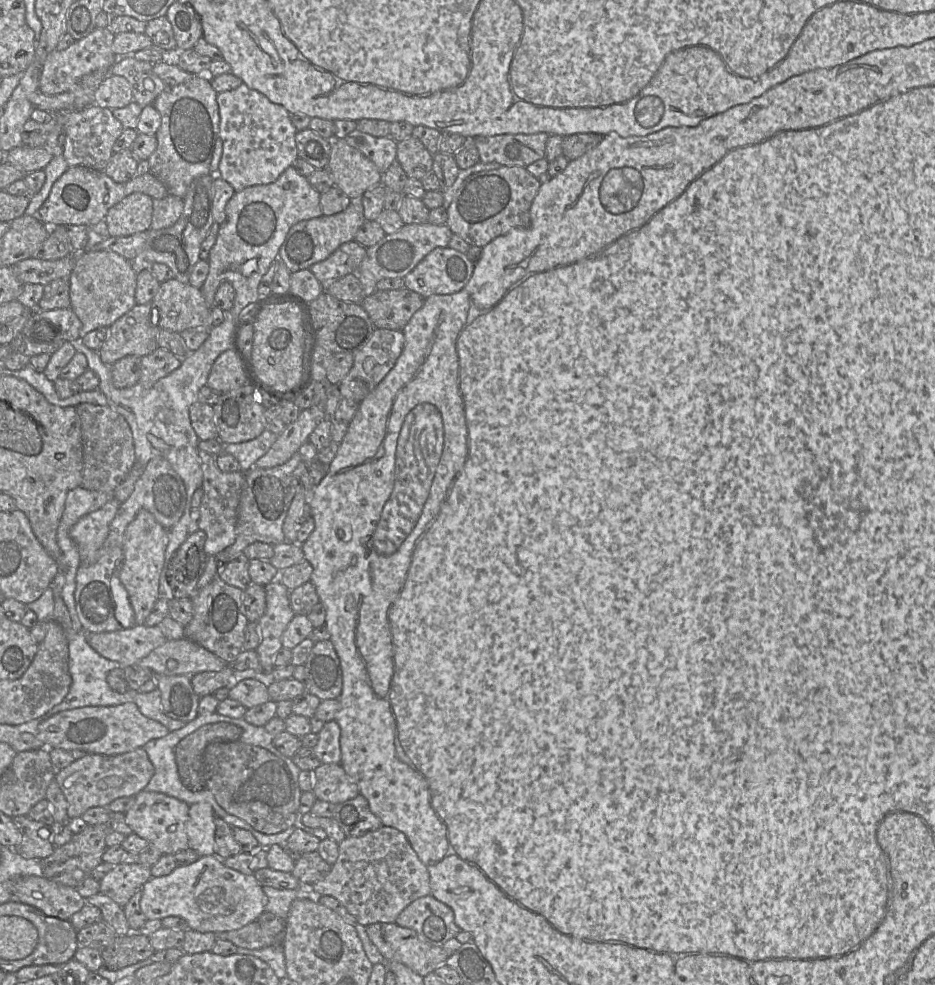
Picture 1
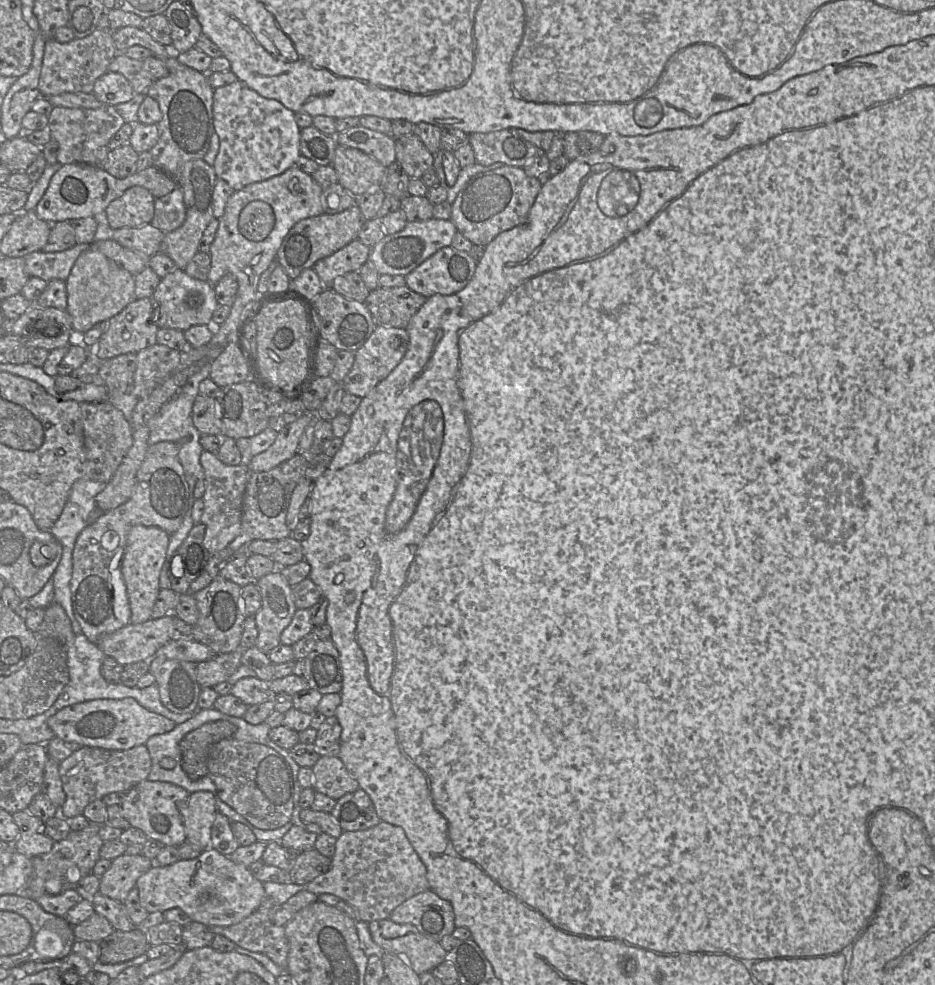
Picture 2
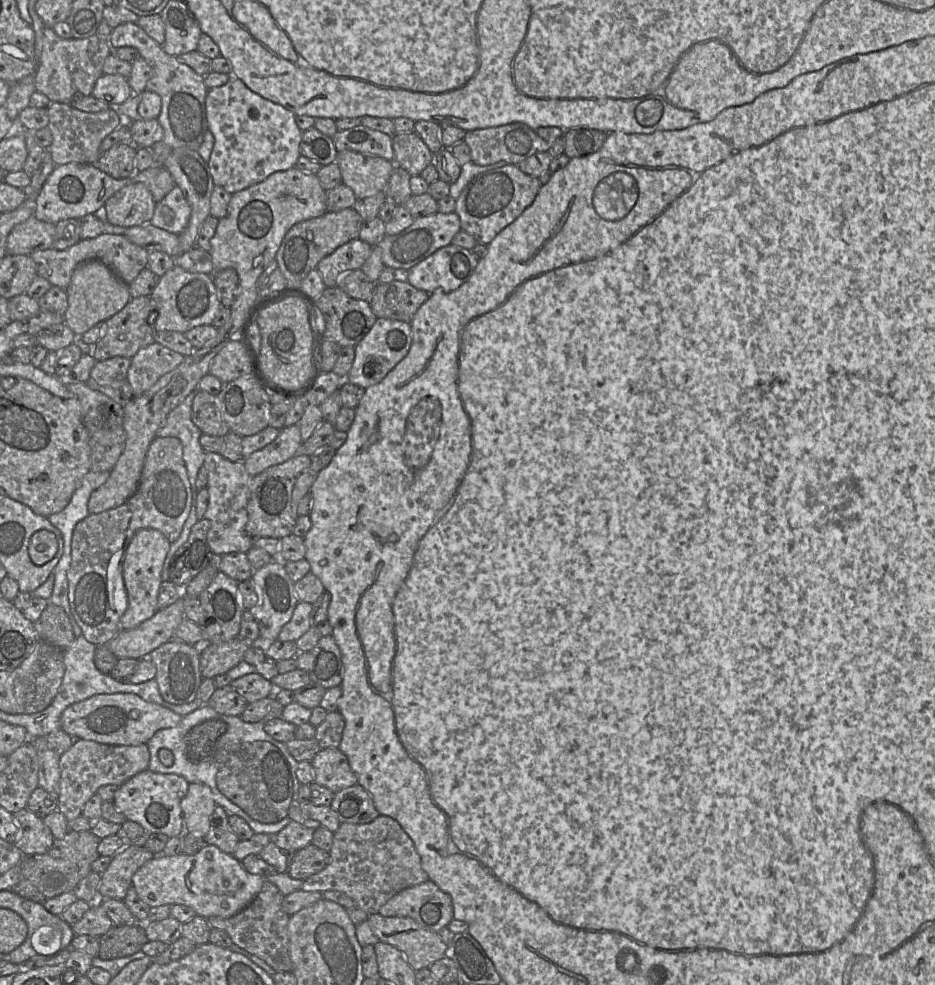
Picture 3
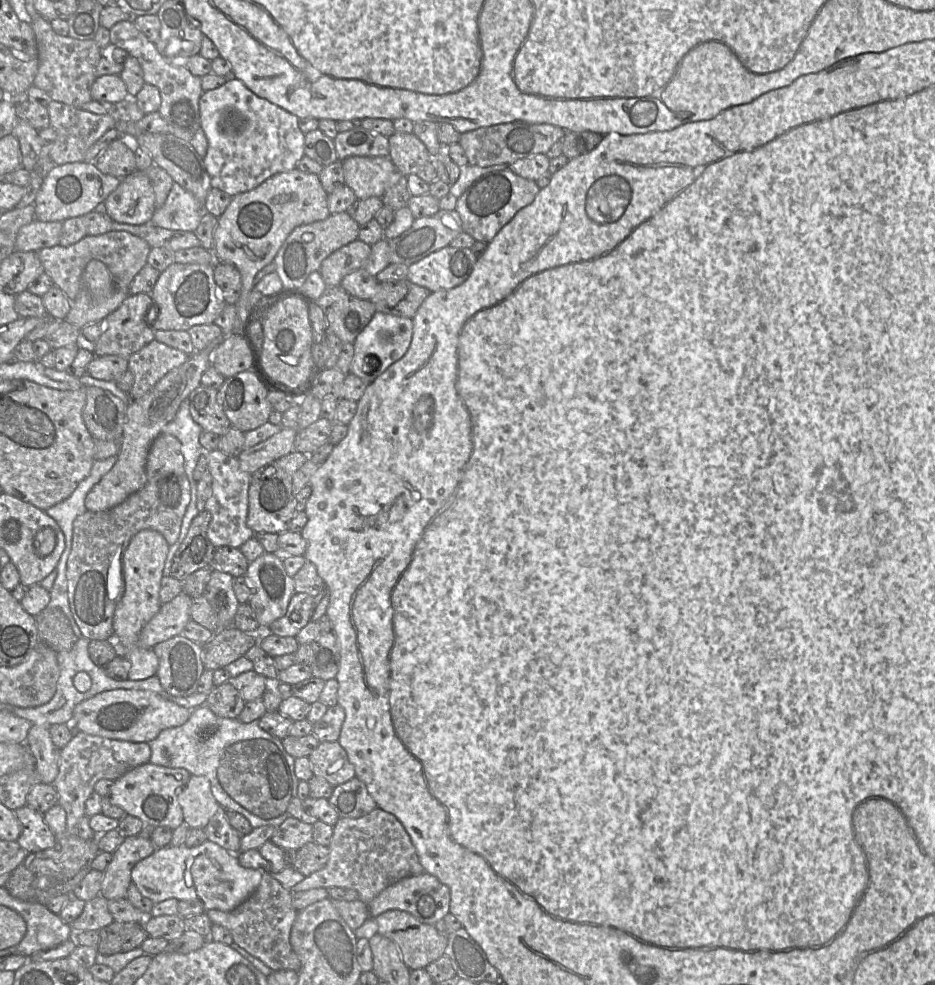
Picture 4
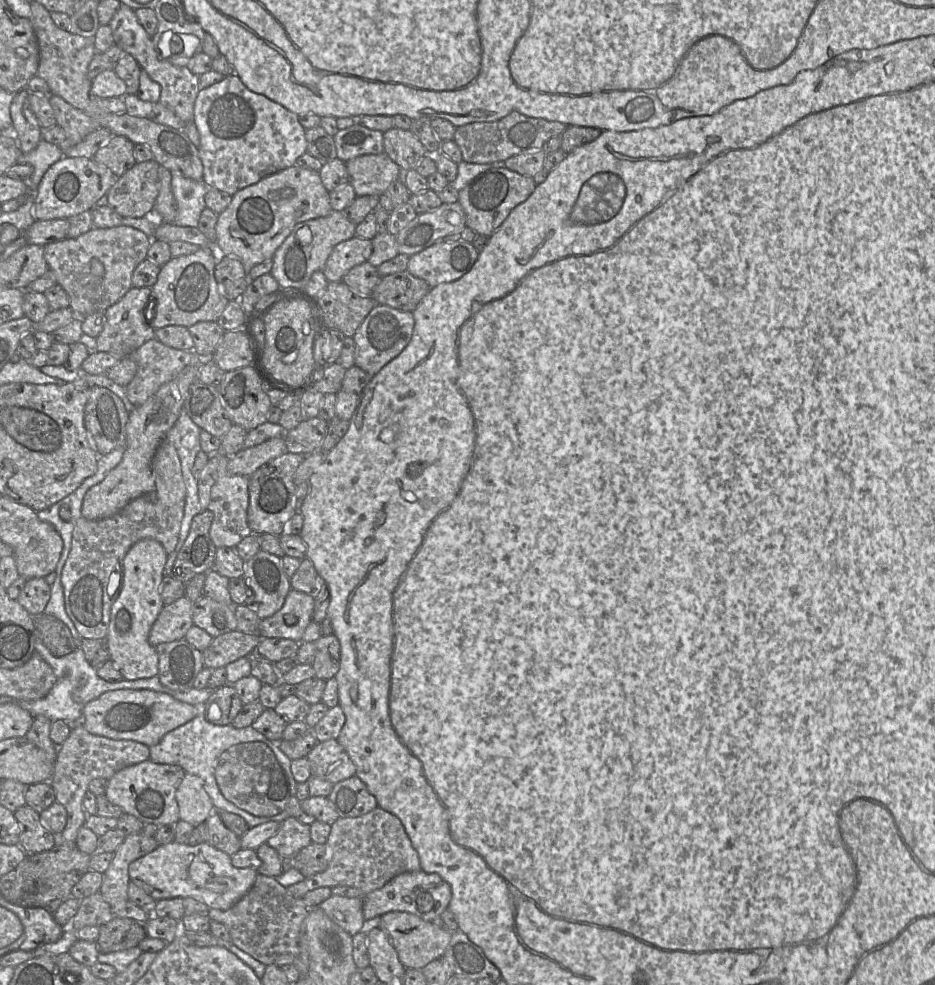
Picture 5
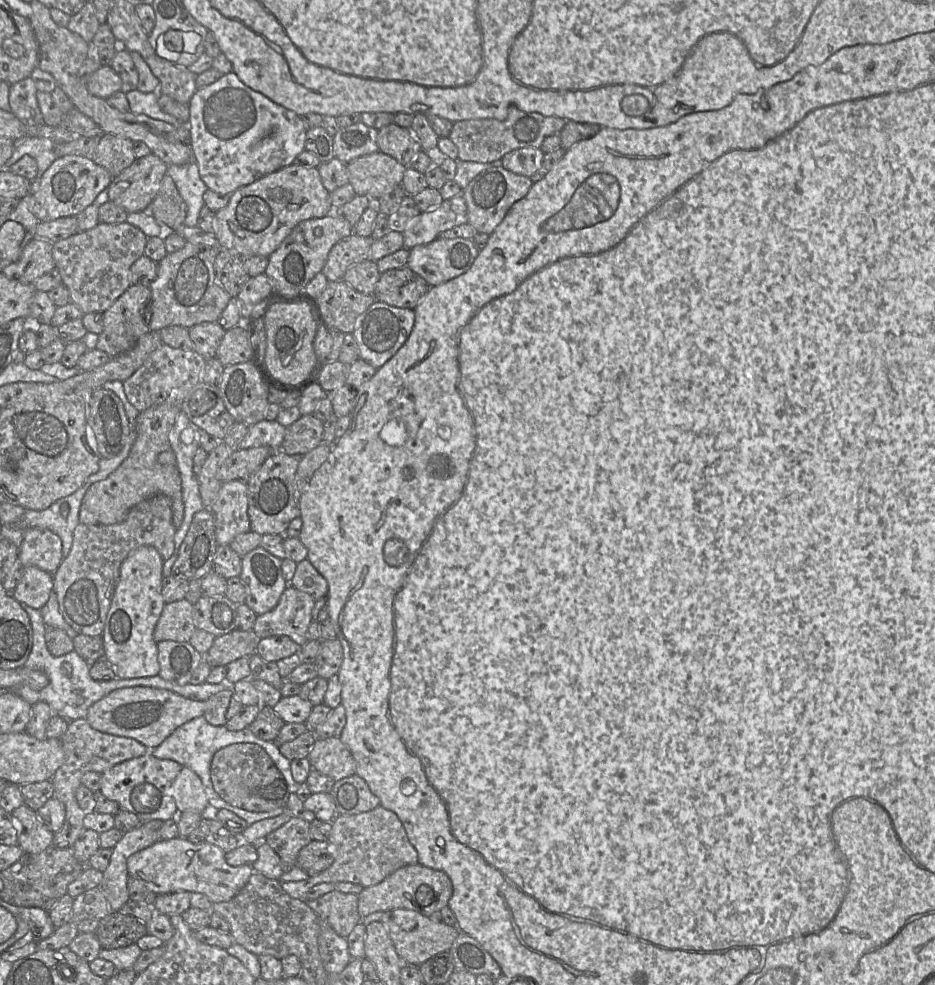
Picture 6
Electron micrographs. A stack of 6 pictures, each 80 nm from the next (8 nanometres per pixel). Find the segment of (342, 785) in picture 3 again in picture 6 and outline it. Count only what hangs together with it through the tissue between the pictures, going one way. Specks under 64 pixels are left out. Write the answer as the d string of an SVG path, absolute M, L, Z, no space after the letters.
M338 737L317 739L308 759L314 770L335 782L356 774L356 761L349 748Z

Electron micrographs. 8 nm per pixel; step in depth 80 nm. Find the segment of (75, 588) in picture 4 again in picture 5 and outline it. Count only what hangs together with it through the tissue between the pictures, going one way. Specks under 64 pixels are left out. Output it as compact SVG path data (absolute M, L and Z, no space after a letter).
M164 439L152 459L155 489L131 500L115 515L98 520L79 517L74 524L71 548L61 573L64 606L82 639L104 639L108 633L110 612L116 591L120 585L122 561L128 550L138 541L153 539L161 543L169 555L178 542L181 521L184 514L186 487L182 476L180 459L175 446Z

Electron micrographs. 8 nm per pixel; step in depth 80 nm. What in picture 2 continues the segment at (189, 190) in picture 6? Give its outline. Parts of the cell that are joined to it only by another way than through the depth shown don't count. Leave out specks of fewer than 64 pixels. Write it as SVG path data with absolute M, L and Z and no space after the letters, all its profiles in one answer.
M177 186L171 193L155 199L154 216L149 224L167 233L179 228L184 223L185 217L183 192Z

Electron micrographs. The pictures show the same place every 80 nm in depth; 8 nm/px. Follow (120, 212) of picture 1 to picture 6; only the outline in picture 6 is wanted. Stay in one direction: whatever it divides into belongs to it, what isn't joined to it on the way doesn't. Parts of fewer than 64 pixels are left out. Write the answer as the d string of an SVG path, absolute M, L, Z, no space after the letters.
M150 153L136 158L108 186L108 199L127 213L149 211L168 165Z

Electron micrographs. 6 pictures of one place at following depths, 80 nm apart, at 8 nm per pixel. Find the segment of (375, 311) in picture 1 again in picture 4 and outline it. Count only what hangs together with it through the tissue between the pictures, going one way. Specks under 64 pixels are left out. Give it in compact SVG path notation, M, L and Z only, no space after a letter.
M408 278L379 282L370 299L377 311L413 318L430 291Z

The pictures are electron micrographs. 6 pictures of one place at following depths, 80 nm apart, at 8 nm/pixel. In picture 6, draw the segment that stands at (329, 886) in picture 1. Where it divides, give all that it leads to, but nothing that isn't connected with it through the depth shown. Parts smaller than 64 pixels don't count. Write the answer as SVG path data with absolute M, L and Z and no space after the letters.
M381 805L360 814L339 815L332 822L328 843L334 857L332 865L306 880L281 883L289 896L305 900L308 891L320 883L350 882L367 888L380 883L401 867L418 863L417 850L410 843L399 817Z

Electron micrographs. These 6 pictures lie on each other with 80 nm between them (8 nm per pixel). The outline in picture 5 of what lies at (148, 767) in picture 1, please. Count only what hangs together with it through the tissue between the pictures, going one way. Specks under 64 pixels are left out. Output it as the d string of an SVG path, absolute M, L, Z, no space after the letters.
M80 722L73 724L68 738L58 747L54 771L50 779L56 801L67 811L66 825L58 836L59 841L75 843L78 830L86 820L86 813L82 806L83 797L93 779L109 780L118 771L148 760L149 756L150 747L143 743L95 735L88 732Z

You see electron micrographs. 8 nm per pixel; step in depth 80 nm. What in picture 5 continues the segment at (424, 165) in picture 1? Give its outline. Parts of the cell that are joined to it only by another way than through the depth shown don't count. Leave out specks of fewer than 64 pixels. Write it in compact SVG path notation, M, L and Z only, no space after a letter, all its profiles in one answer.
M397 127L383 133L383 147L384 153L398 164L403 172L415 169L427 154L423 144L410 130Z

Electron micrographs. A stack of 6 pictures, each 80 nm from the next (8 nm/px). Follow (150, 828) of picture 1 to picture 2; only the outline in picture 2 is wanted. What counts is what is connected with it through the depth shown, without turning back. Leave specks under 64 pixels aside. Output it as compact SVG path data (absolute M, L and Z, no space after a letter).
M146 779L125 792L120 806L130 826L142 830L149 839L158 840L165 846L180 846L186 841L184 807L189 795L187 790L175 784Z

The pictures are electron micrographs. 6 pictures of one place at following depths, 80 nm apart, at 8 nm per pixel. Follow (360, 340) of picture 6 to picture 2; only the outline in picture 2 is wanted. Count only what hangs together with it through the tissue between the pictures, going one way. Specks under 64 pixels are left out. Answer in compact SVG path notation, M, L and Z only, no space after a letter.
M377 325L364 345L354 352L354 362L341 385L346 393L360 398L366 396L400 363L409 345L406 328Z

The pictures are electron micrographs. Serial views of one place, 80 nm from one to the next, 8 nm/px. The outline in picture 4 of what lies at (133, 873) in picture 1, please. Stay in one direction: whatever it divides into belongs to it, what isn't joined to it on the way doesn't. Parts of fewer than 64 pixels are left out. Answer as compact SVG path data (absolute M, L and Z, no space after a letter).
M126 837L113 852L112 861L103 872L100 895L108 901L126 898L128 888L132 883L132 869L156 849L149 838Z

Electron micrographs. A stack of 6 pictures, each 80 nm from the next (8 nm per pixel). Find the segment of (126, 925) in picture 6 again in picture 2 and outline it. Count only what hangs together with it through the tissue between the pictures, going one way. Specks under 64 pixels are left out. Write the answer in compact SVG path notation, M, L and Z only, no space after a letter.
M134 927L129 931L114 930L99 942L99 961L118 964L145 954L150 947L147 931Z

